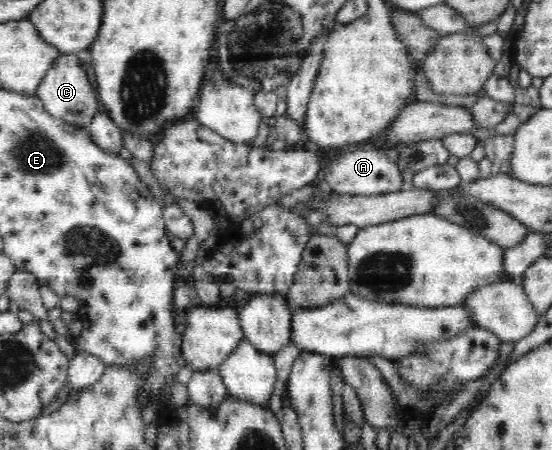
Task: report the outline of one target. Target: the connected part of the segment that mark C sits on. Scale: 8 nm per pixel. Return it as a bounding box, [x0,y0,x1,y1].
[36,54,102,128]

